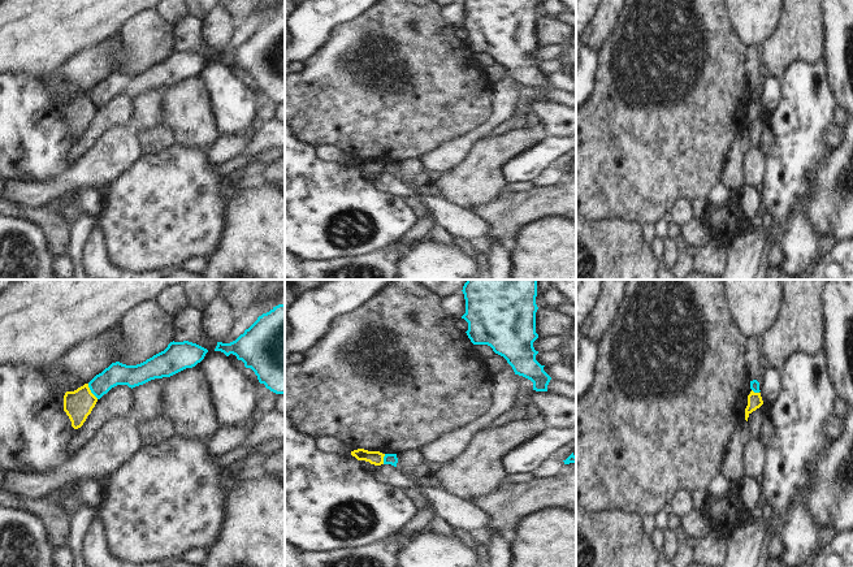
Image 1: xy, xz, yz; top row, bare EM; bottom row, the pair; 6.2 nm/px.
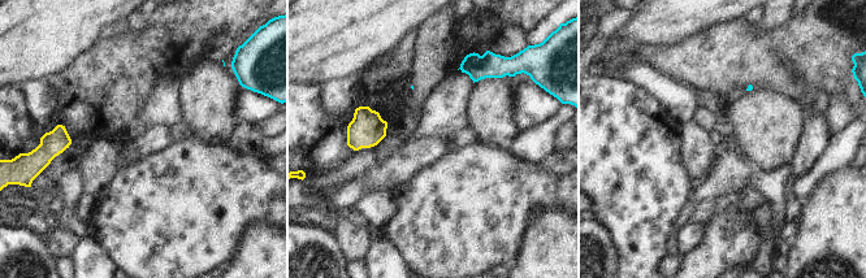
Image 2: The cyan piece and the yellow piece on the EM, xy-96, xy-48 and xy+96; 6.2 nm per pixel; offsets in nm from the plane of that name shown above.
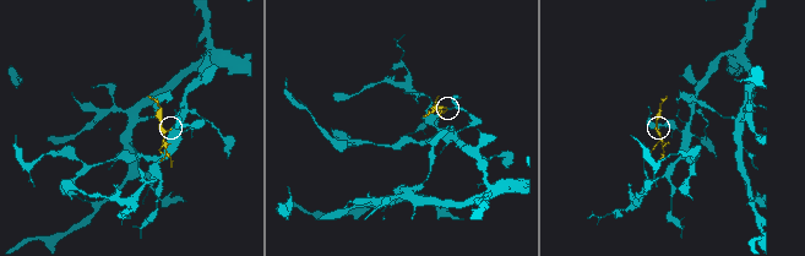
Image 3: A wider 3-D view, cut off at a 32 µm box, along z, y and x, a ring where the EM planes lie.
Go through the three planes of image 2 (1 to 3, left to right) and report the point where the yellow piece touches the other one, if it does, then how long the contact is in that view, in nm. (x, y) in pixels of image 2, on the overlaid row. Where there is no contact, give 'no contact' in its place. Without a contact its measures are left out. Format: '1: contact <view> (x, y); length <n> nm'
1: no contact
2: no contact
3: no contact

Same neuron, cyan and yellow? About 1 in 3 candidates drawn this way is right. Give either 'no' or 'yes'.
no

